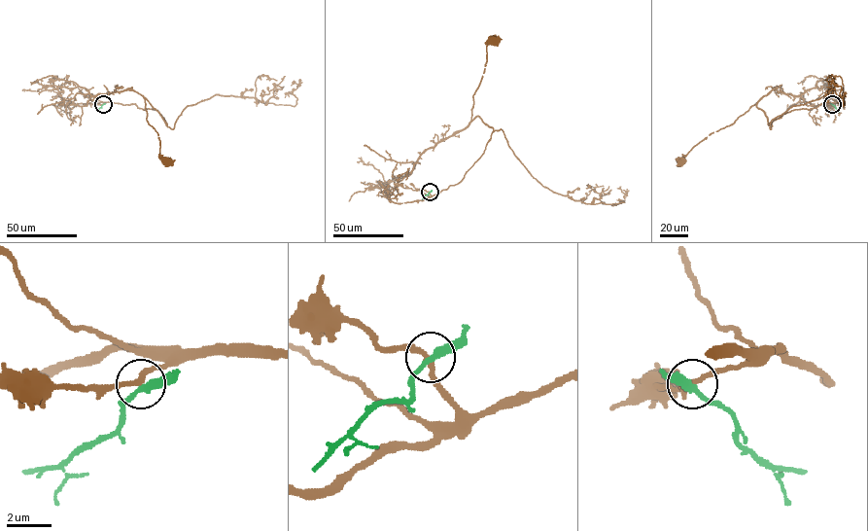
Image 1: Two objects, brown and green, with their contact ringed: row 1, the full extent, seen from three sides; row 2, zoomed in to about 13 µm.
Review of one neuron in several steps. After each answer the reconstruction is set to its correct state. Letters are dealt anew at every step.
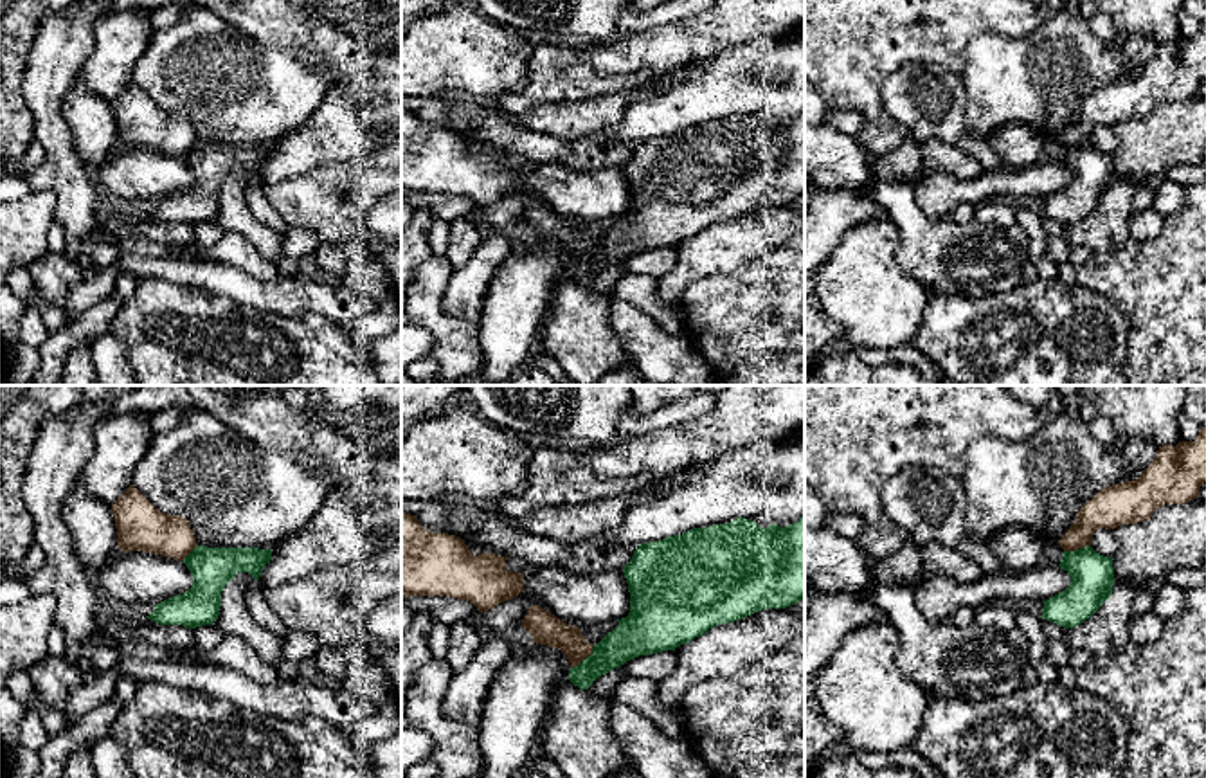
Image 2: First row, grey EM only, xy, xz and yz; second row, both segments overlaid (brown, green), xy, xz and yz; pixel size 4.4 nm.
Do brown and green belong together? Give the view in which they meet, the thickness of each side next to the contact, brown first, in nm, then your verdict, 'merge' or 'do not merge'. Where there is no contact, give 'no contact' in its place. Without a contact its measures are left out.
contact in xz; calibres 140 and 180 nm; do not merge

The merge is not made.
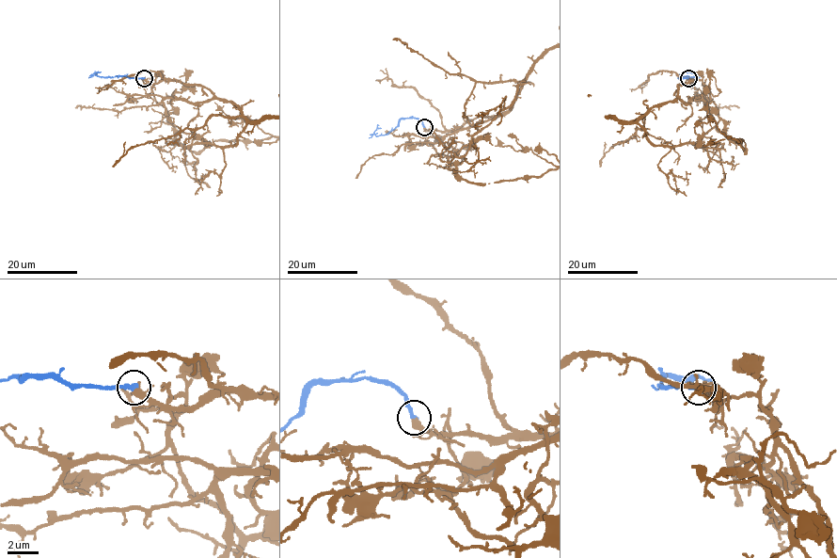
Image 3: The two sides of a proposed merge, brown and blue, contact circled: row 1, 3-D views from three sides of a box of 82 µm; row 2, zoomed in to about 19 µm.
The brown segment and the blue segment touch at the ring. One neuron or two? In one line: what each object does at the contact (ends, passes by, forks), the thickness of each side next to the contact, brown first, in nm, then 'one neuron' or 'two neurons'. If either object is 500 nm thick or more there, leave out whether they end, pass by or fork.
brown ends there; blue ends there; 480 nm thick on the brown side, 320 nm on the other; one neuron

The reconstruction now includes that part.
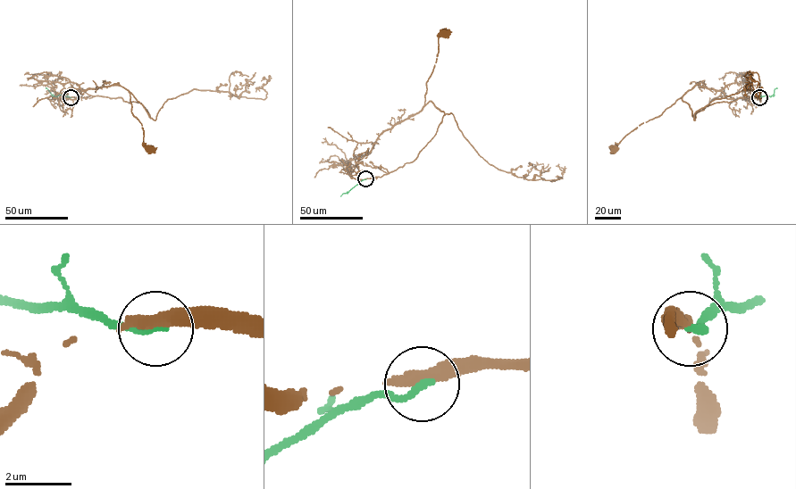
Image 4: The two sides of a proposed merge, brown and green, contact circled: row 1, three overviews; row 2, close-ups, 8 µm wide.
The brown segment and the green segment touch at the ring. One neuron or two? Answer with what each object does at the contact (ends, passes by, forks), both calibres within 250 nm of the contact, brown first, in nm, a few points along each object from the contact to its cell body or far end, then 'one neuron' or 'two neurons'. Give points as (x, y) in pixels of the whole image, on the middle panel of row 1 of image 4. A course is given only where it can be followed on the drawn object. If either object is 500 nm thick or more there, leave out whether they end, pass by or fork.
500 nm thick on the brown side, 240 nm on the other; brown runs (365, 178), (412, 162), (435, 134), (444, 112), (431, 101), (424, 104), (425, 94), (438, 38), (444, 33); green runs (365, 178), (340, 196); two neurons

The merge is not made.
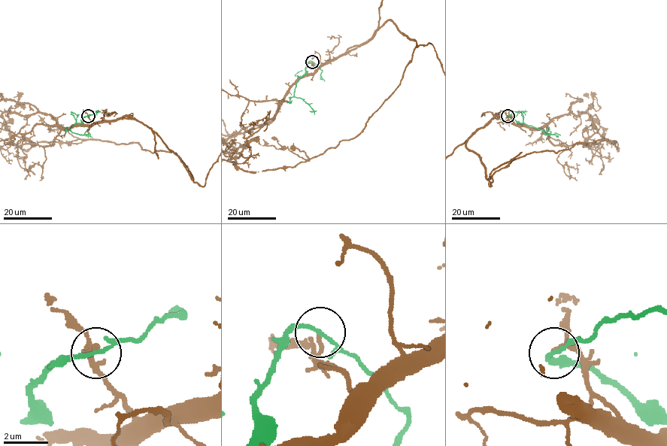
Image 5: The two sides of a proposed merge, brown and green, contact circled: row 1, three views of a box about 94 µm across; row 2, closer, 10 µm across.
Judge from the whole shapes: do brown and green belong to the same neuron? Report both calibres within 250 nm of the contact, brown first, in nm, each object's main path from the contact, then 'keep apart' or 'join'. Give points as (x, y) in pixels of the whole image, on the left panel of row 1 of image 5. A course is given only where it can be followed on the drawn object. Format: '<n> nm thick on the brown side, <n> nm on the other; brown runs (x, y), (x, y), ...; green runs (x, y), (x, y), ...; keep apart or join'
160 nm thick on the brown side, 150 nm on the other; green runs (88, 116), (70, 128), (73, 132), (86, 135); keep apart

